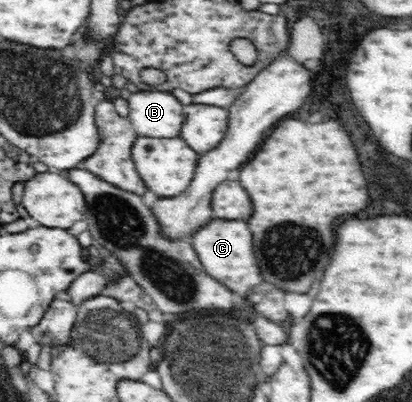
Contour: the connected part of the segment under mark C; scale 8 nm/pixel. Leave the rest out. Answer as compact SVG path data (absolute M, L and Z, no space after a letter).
M213 217L193 233L190 237L190 243L199 258L198 262L202 263L212 278L216 278L218 282L228 286L230 290L238 292L238 295L246 296L250 284L256 286L262 282L256 258L252 254L252 240L250 238L252 238L252 232L246 222Z

